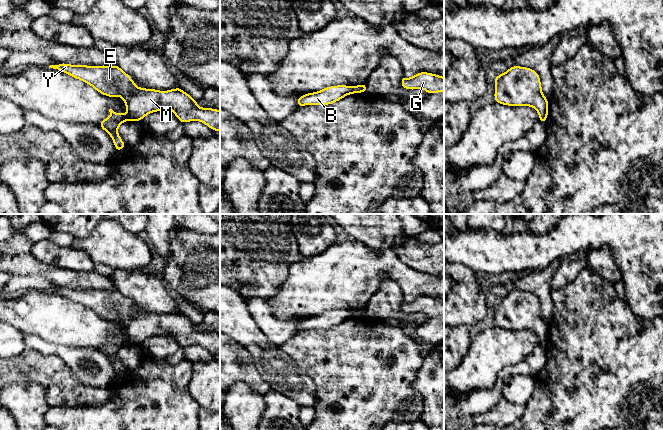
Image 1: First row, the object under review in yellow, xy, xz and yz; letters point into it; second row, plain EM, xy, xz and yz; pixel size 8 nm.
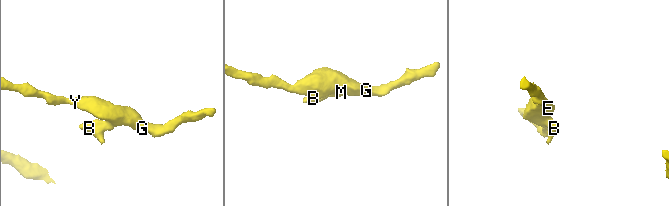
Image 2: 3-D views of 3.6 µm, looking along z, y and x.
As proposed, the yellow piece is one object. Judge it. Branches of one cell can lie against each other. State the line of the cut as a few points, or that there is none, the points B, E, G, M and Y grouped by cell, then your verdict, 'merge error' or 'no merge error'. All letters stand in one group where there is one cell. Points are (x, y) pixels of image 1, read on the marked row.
no cut | B E G M Y | no merge error

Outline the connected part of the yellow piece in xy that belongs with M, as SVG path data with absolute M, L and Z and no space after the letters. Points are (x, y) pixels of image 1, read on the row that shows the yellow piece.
M60 63L50 65L49 68L81 80L105 96L122 98L128 113L115 113L109 109L111 115L99 124L112 138L116 151L126 146L118 134L118 127L123 122L142 121L146 115L164 109L171 110L181 123L200 121L213 131L220 131L220 110L199 107L197 101L178 86L167 91L137 87L132 78L118 65L88 66Z

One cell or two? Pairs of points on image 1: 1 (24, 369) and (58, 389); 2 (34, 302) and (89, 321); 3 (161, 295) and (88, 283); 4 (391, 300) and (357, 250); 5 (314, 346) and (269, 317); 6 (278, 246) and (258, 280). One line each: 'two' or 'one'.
1: one
2: one
3: two
4: two
5: two
6: one

